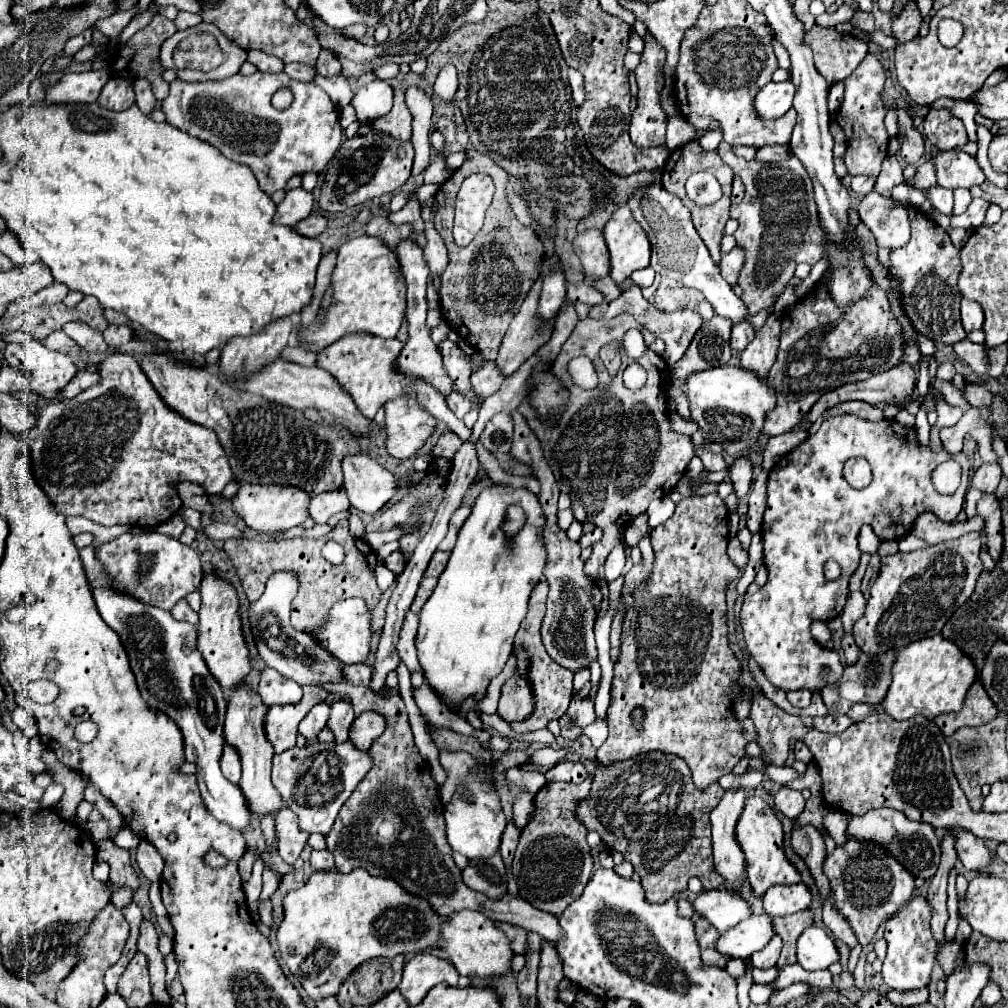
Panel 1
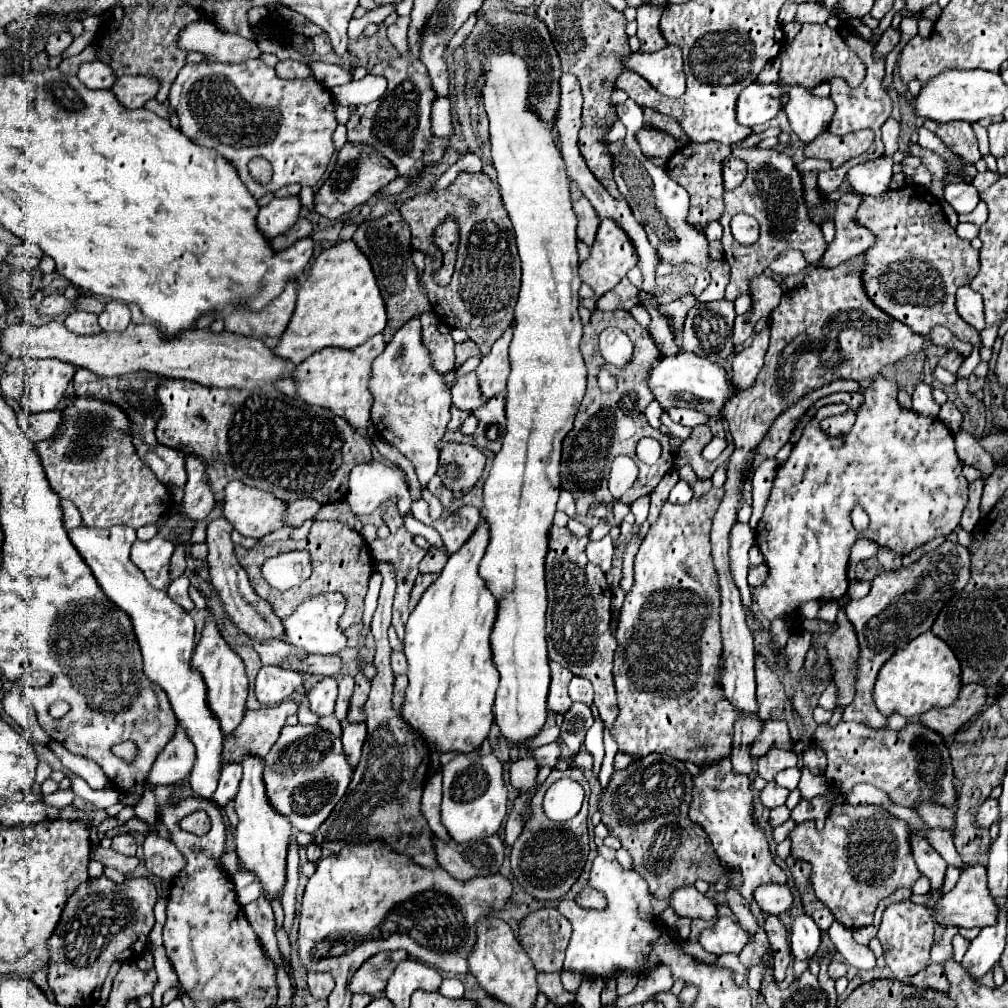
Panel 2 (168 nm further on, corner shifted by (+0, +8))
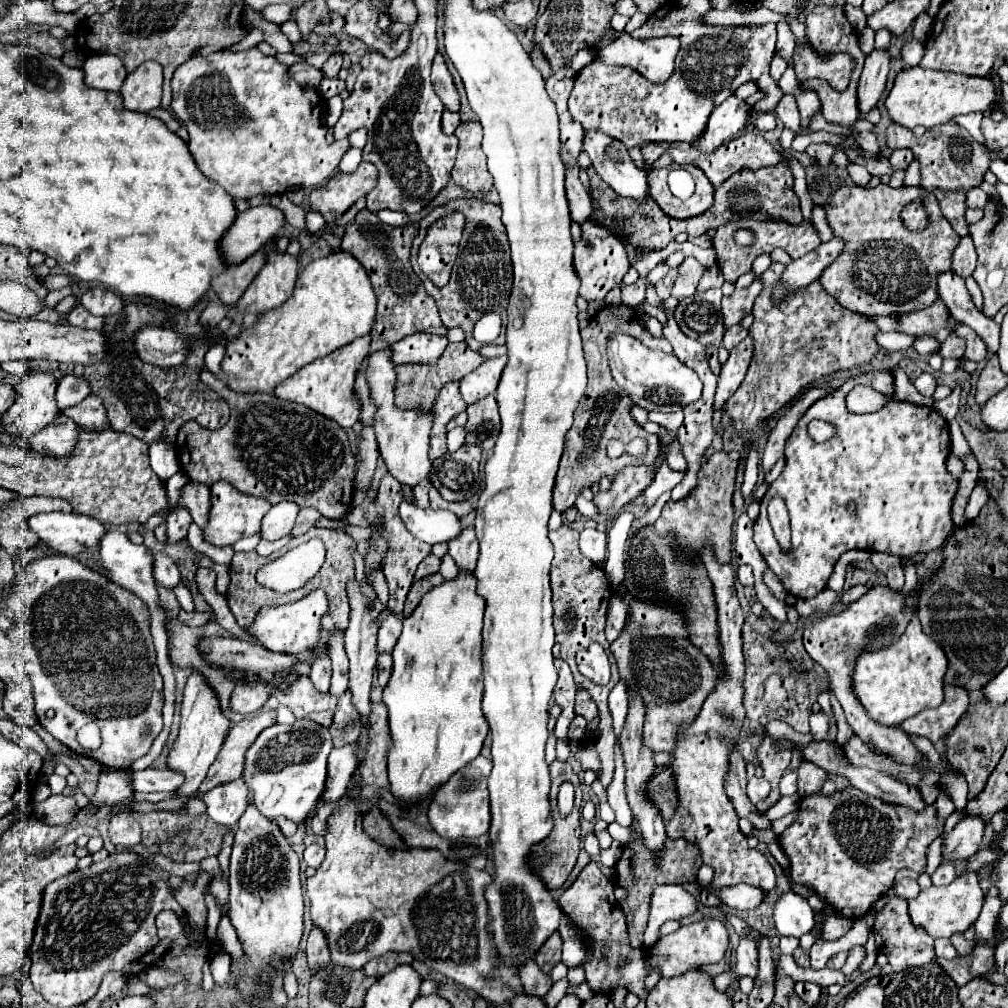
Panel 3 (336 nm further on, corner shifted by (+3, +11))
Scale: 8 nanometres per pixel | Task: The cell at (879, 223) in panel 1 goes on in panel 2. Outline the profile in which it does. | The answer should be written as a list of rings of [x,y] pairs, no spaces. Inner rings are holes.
[[[848,192],[842,194],[838,200],[838,208],[834,214],[834,224],[836,224],[836,238],[828,246],[822,258],[822,266],[838,266],[840,262],[846,262],[848,258],[866,252],[872,242],[876,242],[876,236],[870,230],[864,230],[856,222],[856,210],[860,206],[862,194],[858,192]]]

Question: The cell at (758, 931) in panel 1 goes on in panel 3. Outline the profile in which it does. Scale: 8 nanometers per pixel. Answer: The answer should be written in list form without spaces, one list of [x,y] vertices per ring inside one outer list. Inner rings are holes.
[[[703,919],[699,923],[687,925],[687,927],[679,927],[675,933],[671,935],[661,935],[655,945],[649,951],[649,957],[645,953],[645,963],[649,963],[649,971],[653,969],[659,971],[661,977],[677,977],[681,973],[687,973],[691,969],[699,969],[703,965],[709,963],[717,963],[723,959],[725,951],[729,945],[729,935],[725,925],[719,919]]]

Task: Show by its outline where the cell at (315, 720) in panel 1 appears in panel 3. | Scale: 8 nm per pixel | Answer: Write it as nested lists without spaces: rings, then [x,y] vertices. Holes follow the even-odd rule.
[[[317,653],[315,655],[315,661],[313,661],[311,671],[309,671],[309,677],[311,677],[311,681],[313,681],[317,691],[321,691],[321,693],[329,691],[329,685],[331,685],[331,663],[329,663],[327,653]]]

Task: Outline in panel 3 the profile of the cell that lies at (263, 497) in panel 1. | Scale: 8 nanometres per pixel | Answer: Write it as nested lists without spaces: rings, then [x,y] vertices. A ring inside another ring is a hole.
[[[217,481],[211,487],[211,509],[209,509],[209,521],[203,529],[203,539],[215,547],[227,547],[239,541],[241,537],[249,537],[259,533],[263,515],[271,509],[271,503],[259,497],[249,497],[239,493],[233,485],[225,481]]]

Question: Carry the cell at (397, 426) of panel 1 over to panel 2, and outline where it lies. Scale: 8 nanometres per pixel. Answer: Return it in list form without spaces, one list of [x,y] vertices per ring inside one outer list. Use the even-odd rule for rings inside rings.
[[[420,316],[410,318],[394,334],[394,338],[386,346],[386,350],[374,360],[370,390],[374,394],[372,422],[376,424],[378,436],[388,440],[392,446],[396,446],[414,464],[420,484],[426,486],[428,480],[436,474],[436,468],[438,468],[438,442],[446,432],[446,424],[450,422],[452,394],[450,394],[450,388],[444,382],[444,374],[434,370],[432,356],[428,354],[428,348],[424,348],[424,340],[422,340],[422,334],[420,334]]]

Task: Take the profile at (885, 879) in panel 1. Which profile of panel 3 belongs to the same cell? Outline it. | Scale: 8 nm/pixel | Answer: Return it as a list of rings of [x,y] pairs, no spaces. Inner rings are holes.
[[[845,787],[833,795],[823,795],[821,791],[801,797],[797,819],[783,831],[779,843],[791,861],[791,879],[795,883],[811,887],[827,905],[833,905],[837,915],[847,919],[863,917],[871,905],[889,891],[895,873],[903,867],[925,873],[927,847],[943,835],[945,821],[937,819],[937,809],[933,805],[915,811],[911,807],[889,805],[877,797],[871,797],[855,787]]]

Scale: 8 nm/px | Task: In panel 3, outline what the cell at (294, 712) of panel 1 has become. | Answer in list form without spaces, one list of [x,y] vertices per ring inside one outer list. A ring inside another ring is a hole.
[[[261,711],[237,725],[233,725],[225,737],[225,743],[209,767],[207,777],[203,779],[199,791],[211,791],[217,785],[231,783],[233,779],[239,779],[243,773],[243,763],[245,763],[245,751],[253,745],[257,735],[271,727],[275,723],[275,711]]]

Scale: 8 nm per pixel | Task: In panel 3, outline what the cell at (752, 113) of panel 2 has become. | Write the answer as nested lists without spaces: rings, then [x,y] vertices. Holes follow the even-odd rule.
[[[731,95],[729,99],[725,99],[725,103],[715,107],[705,131],[701,133],[701,139],[695,139],[691,145],[701,153],[711,153],[733,135],[737,135],[745,127],[749,117],[755,117],[753,107]]]

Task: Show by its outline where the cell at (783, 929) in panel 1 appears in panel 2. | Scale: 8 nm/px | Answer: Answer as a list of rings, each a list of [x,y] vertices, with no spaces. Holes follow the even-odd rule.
[[[766,916],[764,924],[768,932],[768,940],[774,952],[774,978],[776,982],[784,980],[784,972],[790,964],[790,946],[788,946],[788,930],[778,916]]]

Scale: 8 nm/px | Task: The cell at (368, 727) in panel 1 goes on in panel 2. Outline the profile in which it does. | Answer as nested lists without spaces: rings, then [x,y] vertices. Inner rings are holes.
[[[354,722],[354,724],[344,726],[342,744],[344,744],[344,752],[348,756],[348,762],[352,766],[356,766],[360,760],[364,738],[366,738],[366,722]]]

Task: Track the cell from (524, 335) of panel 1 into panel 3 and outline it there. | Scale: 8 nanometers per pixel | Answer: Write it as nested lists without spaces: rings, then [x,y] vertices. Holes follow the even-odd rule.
[[[495,357],[495,359],[487,359],[481,367],[477,367],[475,371],[467,373],[461,381],[459,381],[459,391],[461,397],[467,405],[477,403],[479,399],[495,393],[497,385],[499,385],[499,377],[505,369],[507,357]]]

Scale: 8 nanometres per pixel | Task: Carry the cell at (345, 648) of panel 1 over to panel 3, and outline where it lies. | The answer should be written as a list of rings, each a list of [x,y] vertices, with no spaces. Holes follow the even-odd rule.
[[[313,591],[307,597],[289,603],[289,605],[279,605],[279,607],[261,607],[261,611],[257,613],[255,621],[251,623],[251,627],[247,629],[247,633],[265,649],[273,651],[273,653],[303,653],[307,649],[313,649],[319,645],[321,641],[321,615],[325,615],[327,611],[327,597],[325,593]]]

